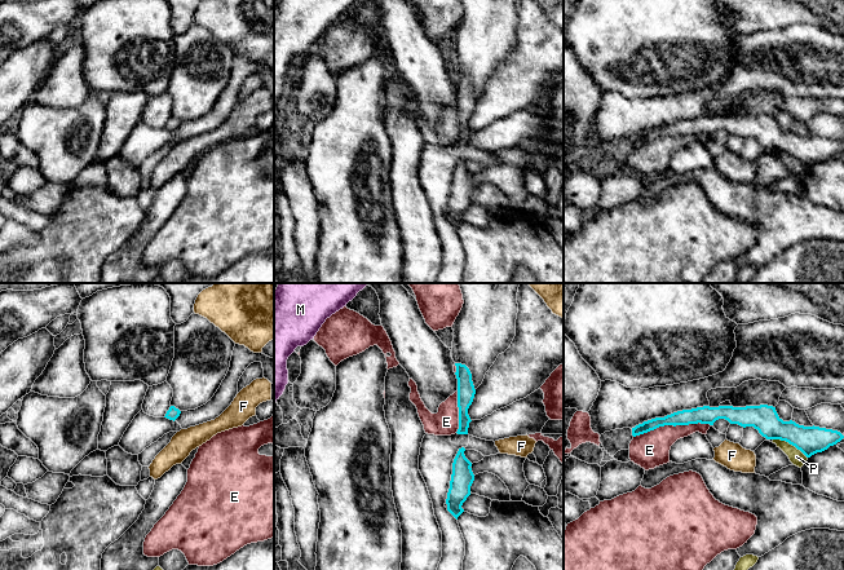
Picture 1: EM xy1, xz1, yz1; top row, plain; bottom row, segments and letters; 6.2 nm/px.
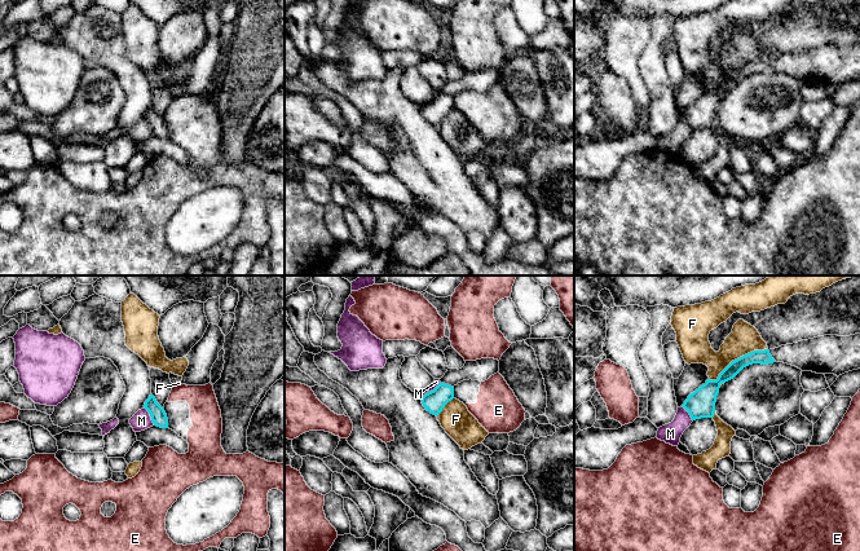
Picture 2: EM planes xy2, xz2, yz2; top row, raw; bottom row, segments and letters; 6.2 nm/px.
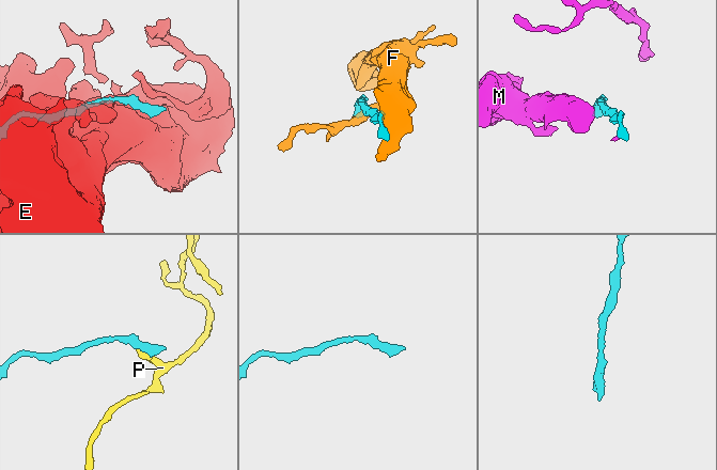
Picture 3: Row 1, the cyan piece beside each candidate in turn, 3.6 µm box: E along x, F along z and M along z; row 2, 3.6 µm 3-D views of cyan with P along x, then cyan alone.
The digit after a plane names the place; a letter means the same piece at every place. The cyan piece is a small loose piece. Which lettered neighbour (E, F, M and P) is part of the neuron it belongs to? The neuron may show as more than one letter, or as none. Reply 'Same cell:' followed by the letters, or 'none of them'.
Same cell: none of them

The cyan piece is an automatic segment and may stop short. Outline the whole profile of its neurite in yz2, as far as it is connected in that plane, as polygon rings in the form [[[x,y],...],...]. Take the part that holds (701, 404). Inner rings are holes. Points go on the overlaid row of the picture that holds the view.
[[[768,349],[750,352],[732,361],[718,376],[716,380],[707,379],[698,389],[688,396],[682,407],[684,407],[692,420],[701,418],[713,418],[715,413],[716,396],[722,383],[733,379],[744,367],[753,363],[776,362]]]

